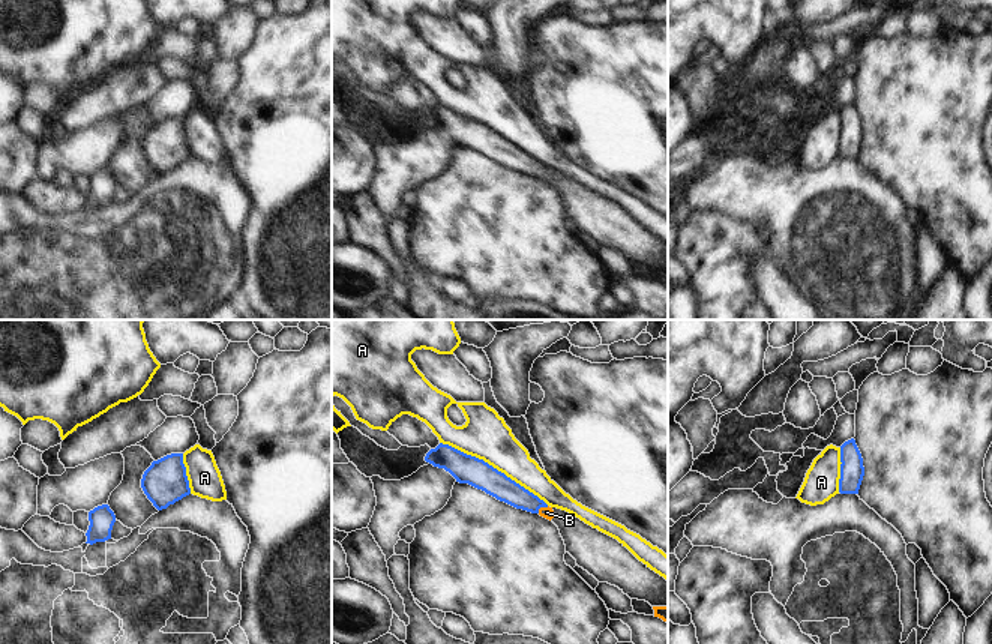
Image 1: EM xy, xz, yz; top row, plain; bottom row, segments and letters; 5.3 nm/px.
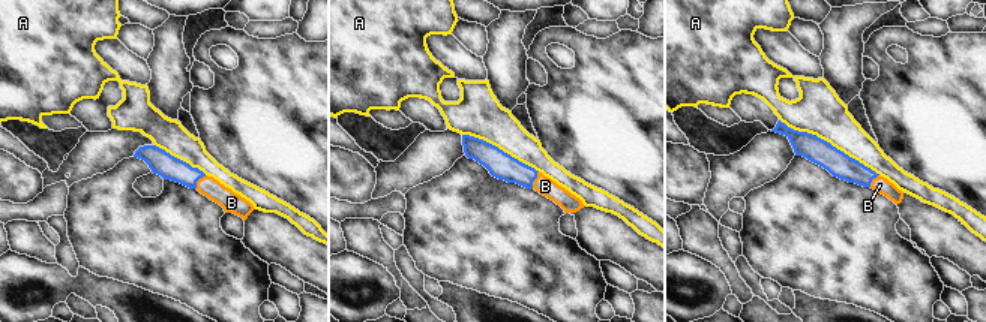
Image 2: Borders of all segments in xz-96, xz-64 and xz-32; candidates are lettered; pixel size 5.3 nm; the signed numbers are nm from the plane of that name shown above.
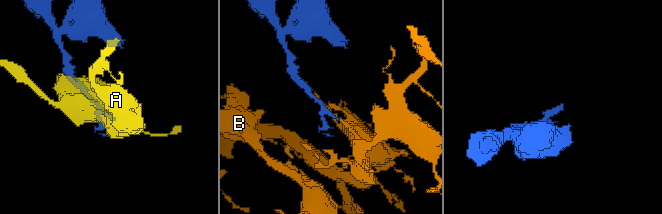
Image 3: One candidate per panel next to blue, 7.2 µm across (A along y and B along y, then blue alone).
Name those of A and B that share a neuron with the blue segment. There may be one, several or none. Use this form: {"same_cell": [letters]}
{"same_cell": ["B"]}

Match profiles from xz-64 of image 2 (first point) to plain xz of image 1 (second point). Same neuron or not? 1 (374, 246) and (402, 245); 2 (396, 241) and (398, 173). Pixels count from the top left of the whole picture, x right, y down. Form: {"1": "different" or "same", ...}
{"1": "different", "2": "different"}

